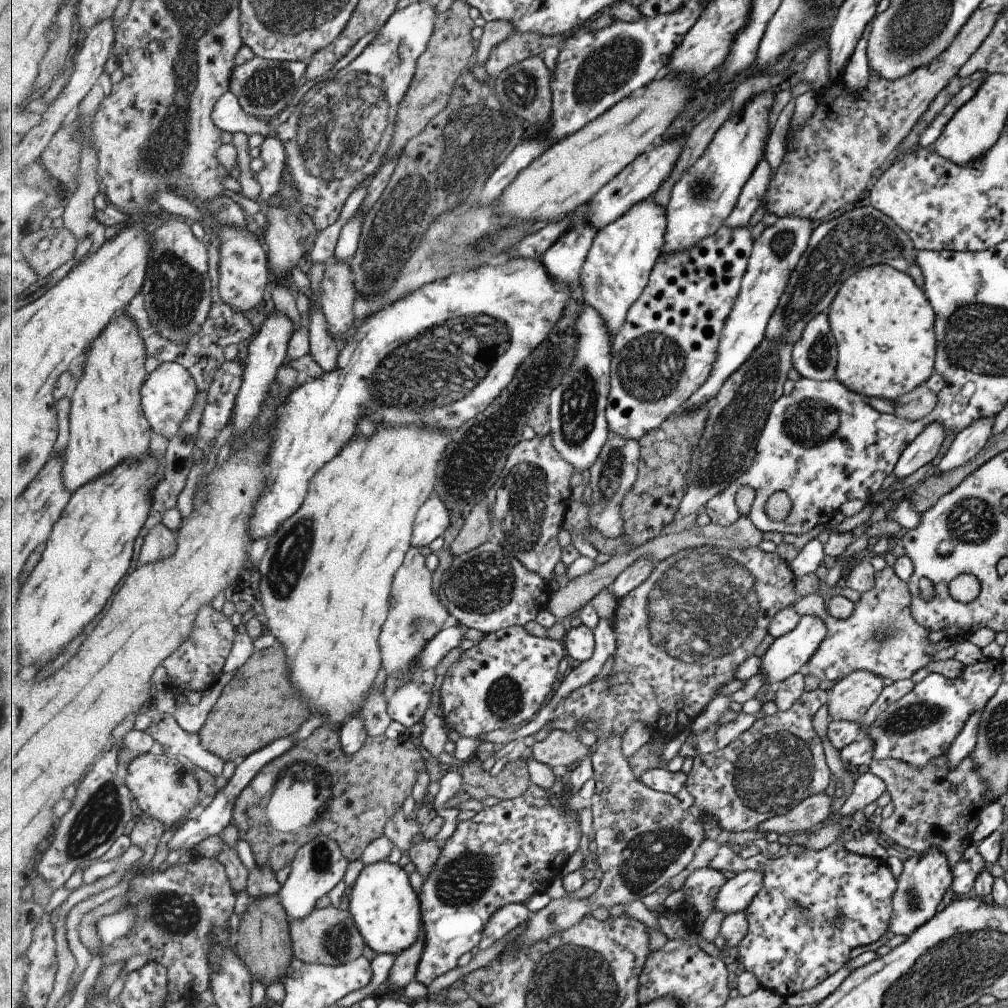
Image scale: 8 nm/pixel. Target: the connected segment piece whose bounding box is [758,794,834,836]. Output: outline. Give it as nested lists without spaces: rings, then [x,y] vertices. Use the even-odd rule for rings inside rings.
[[[815,794],[789,810],[787,814],[772,816],[758,830],[765,835],[775,832],[777,835],[791,835],[801,830],[809,830],[811,826],[821,824],[831,814],[832,796]]]

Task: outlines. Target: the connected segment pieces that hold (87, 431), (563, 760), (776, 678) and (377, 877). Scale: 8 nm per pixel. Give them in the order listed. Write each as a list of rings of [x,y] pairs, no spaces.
[[[129,316],[117,317],[88,350],[83,378],[76,383],[70,396],[70,433],[64,453],[64,480],[69,492],[81,490],[83,484],[99,480],[117,466],[141,466],[149,458],[149,420],[142,406],[142,390],[148,381],[148,351],[137,324]]]
[[[554,730],[545,740],[535,743],[531,750],[533,760],[550,768],[583,762],[589,754],[591,748],[587,748],[573,732],[567,734],[563,730]]]
[[[801,616],[795,629],[775,638],[761,657],[760,672],[767,676],[767,684],[785,681],[810,660],[824,642],[828,628],[823,618]]]
[[[383,860],[364,866],[355,879],[348,890],[346,902],[353,919],[356,920],[357,928],[364,936],[369,954],[399,956],[403,950],[419,940],[421,930],[424,929],[420,896],[411,885],[410,875],[399,864]]]

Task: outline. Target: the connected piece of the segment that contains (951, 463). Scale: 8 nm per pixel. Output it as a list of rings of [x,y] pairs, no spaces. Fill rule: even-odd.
[[[977,418],[977,422],[971,422],[969,426],[957,432],[949,450],[935,465],[934,475],[941,476],[971,460],[990,438],[993,420],[994,418]]]

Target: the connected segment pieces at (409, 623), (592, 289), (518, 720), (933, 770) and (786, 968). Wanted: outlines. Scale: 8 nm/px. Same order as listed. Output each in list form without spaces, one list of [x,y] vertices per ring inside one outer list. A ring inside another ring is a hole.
[[[412,546],[405,558],[405,564],[397,572],[397,582],[393,584],[393,612],[385,630],[381,634],[381,652],[386,674],[401,674],[401,670],[411,668],[411,662],[417,662],[421,650],[425,650],[429,642],[440,634],[451,615],[449,608],[440,598],[440,592],[435,596],[433,588],[433,572],[428,568],[426,558],[419,552],[417,546]]]
[[[652,199],[637,204],[596,235],[588,261],[581,272],[580,286],[586,303],[603,316],[609,334],[615,336],[624,328],[629,312],[644,294],[656,263],[663,254],[667,230],[668,212]]]
[[[511,626],[495,633],[490,633],[483,640],[475,643],[469,650],[453,663],[446,672],[446,677],[439,688],[439,700],[442,707],[444,728],[457,730],[460,737],[486,738],[494,730],[517,730],[533,721],[539,710],[547,702],[553,692],[553,684],[558,681],[559,664],[565,658],[564,644],[551,638],[537,638],[531,635],[523,626]]]
[[[946,754],[933,759],[925,767],[913,768],[895,758],[874,760],[868,765],[868,772],[875,774],[889,792],[893,813],[881,820],[878,833],[883,833],[895,844],[911,850],[915,855],[939,850],[945,855],[949,870],[972,844],[971,834],[977,826],[979,810],[990,804],[987,786],[979,778],[971,762],[971,755],[965,756],[955,768],[947,768]]]
[[[842,840],[822,850],[799,850],[797,854],[780,854],[777,859],[767,859],[761,854],[741,859],[737,851],[723,845],[715,860],[708,866],[712,870],[726,870],[740,874],[747,870],[764,873],[764,886],[746,909],[749,932],[741,942],[738,956],[746,971],[753,972],[762,987],[775,992],[782,1000],[801,990],[817,986],[842,968],[849,953],[857,946],[869,946],[887,934],[887,922],[891,916],[891,898],[896,890],[896,879],[885,860],[868,858],[848,852]]]

